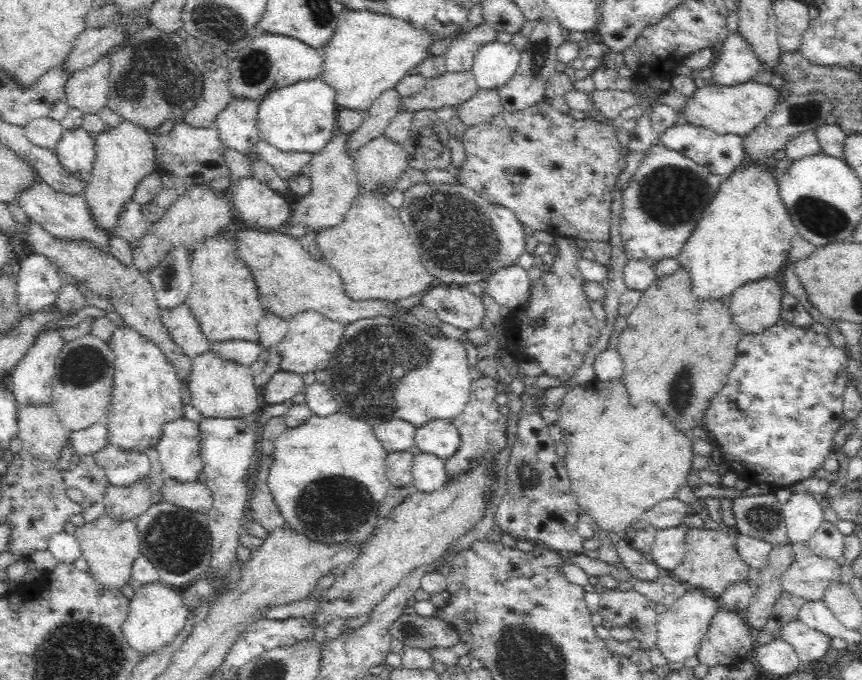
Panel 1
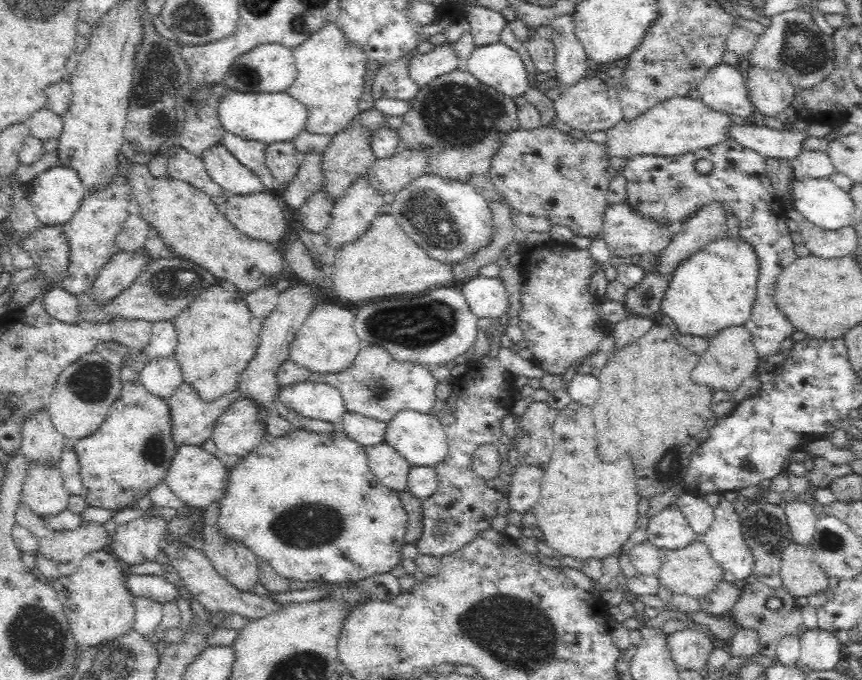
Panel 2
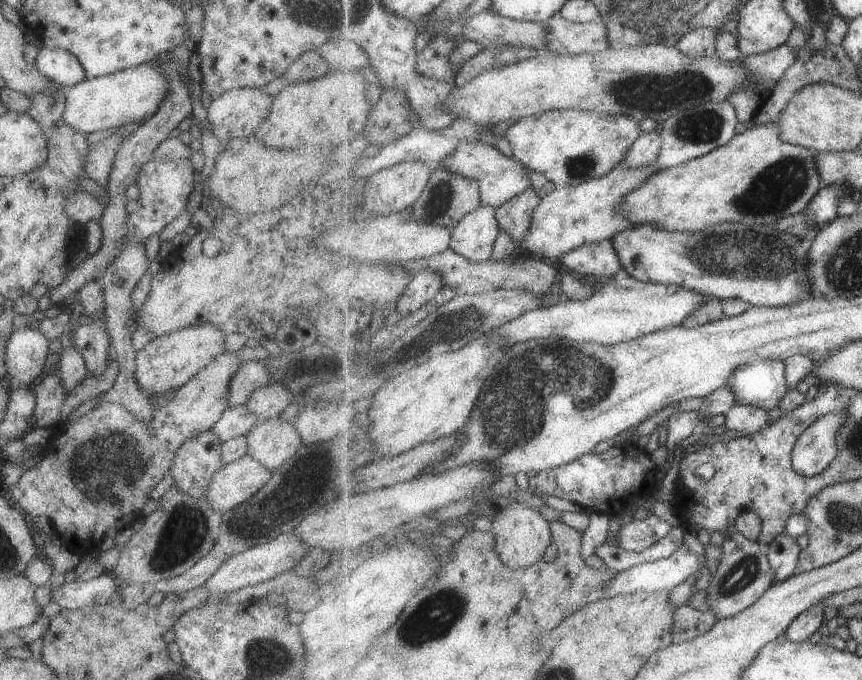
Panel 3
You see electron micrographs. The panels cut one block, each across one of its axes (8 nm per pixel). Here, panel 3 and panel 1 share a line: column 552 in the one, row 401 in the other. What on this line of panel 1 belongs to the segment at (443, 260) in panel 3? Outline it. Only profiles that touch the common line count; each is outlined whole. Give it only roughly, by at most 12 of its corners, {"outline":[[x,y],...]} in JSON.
{"outline":[[279,370],[261,388],[261,402],[284,404],[304,394],[301,375]]}

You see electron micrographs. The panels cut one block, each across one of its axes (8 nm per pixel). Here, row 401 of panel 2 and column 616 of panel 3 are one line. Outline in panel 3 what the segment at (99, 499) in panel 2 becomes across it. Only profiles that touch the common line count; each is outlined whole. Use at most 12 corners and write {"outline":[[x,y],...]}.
{"outline":[[578,109],[508,128],[513,158],[555,186],[619,167],[629,116]]}

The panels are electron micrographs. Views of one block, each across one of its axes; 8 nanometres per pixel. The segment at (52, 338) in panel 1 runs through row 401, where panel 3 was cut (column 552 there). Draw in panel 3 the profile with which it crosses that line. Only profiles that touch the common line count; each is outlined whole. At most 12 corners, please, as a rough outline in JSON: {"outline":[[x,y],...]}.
{"outline":[[559,15],[545,22],[555,53],[610,49],[608,27]]}

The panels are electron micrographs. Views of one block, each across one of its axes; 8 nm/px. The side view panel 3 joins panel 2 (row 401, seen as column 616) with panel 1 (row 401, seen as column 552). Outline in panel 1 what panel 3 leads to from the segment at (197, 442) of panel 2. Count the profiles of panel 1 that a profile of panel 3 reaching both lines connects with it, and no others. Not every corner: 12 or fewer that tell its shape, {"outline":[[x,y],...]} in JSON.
{"outline":[[197,354],[191,405],[206,419],[253,418],[250,365]]}

